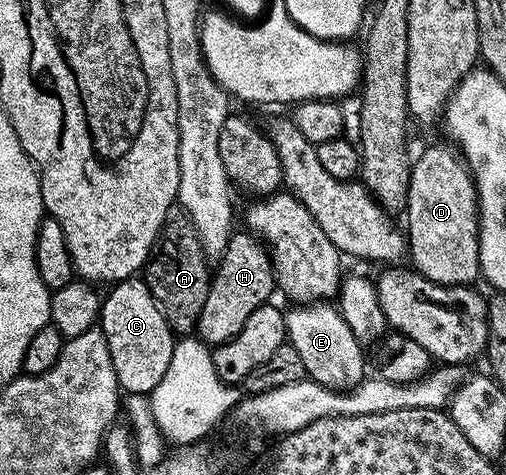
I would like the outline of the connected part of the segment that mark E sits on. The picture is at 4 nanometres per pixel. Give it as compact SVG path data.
M329 303L298 304L285 313L288 344L299 351L308 380L318 381L327 389L348 391L366 380L365 353L362 342L341 318L340 308Z

